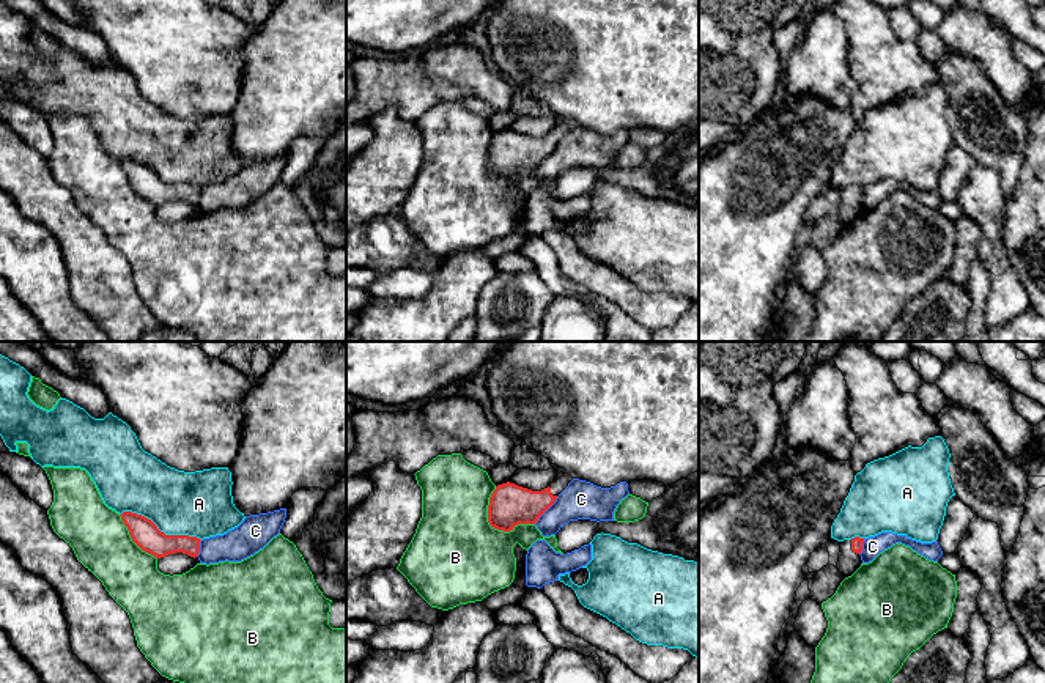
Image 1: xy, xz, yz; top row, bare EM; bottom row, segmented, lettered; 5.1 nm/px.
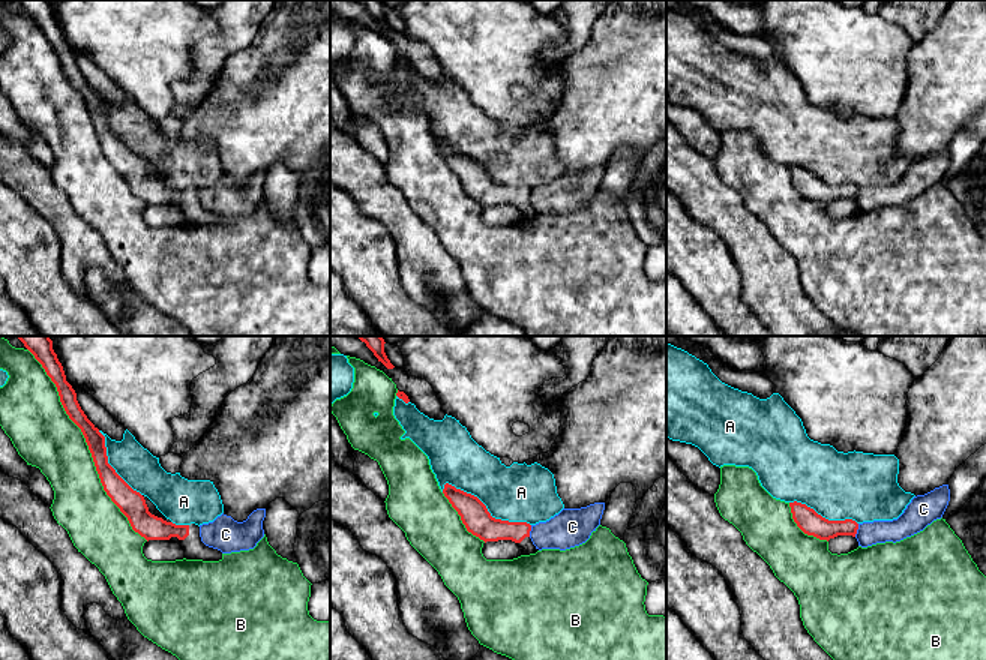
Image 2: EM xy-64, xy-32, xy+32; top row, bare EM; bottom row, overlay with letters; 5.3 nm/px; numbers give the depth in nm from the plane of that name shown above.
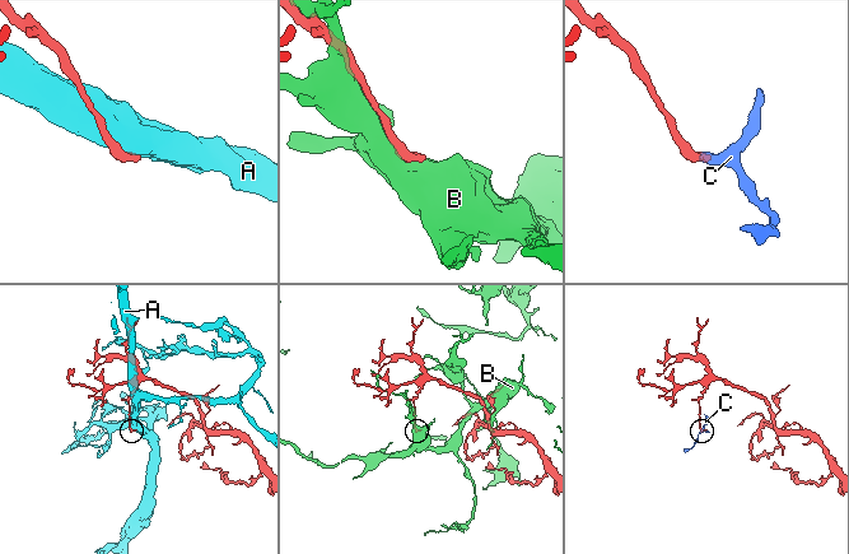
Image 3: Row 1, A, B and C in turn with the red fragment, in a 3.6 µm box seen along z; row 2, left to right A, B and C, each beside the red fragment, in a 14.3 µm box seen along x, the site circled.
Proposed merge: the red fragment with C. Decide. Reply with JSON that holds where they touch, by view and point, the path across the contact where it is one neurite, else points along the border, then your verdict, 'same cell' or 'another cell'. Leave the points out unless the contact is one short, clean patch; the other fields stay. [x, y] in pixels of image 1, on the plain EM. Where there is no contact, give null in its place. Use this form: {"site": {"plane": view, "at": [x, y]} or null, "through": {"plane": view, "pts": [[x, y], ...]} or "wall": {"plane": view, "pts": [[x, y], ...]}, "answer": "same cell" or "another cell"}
{"site": {"plane": "xz", "at": [546, 156]}, "wall": {"plane": "xz", "pts": [[557, 143], [534, 170]]}, "answer": "another cell"}

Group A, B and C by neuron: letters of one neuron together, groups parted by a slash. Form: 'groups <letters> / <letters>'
groups A / B / C

